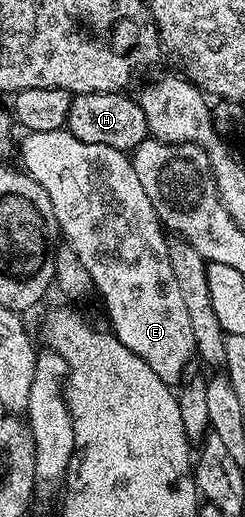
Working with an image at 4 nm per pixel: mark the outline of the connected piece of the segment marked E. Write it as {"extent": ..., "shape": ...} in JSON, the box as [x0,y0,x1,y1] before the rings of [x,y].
{"extent":[18,128,196,387],"shape":[[[66,128],[54,132],[28,132],[23,136],[25,138],[21,142],[19,139],[18,142],[18,154],[20,150],[20,158],[24,161],[23,169],[31,178],[38,180],[38,184],[42,184],[42,188],[46,188],[46,196],[50,196],[50,204],[54,204],[54,216],[60,225],[63,241],[70,248],[74,248],[74,252],[78,252],[78,260],[82,260],[82,268],[86,268],[86,272],[90,272],[90,280],[95,293],[98,298],[100,294],[105,308],[108,309],[108,318],[112,321],[111,333],[115,334],[119,342],[126,344],[126,348],[130,348],[130,352],[134,352],[142,360],[146,360],[146,364],[150,368],[154,368],[154,376],[158,376],[158,380],[162,380],[167,386],[175,387],[185,377],[184,369],[187,368],[188,361],[193,360],[196,353],[194,334],[191,332],[190,319],[186,314],[181,293],[178,292],[177,281],[174,280],[174,271],[168,255],[170,242],[169,239],[164,239],[166,230],[161,226],[160,218],[154,212],[154,204],[150,204],[150,196],[146,196],[146,188],[142,188],[142,180],[138,180],[138,172],[134,172],[131,157],[118,148],[106,148],[106,144],[86,144],[86,140],[78,140],[78,136],[74,136]]]}

